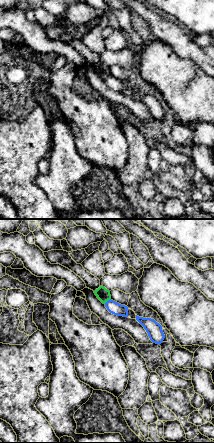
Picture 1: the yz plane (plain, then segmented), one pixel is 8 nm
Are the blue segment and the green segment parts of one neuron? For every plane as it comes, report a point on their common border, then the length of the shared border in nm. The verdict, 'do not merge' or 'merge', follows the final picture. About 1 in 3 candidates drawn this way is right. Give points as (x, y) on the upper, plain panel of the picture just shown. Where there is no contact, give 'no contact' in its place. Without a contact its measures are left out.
meets blue at (108, 76); contact 70 nm long

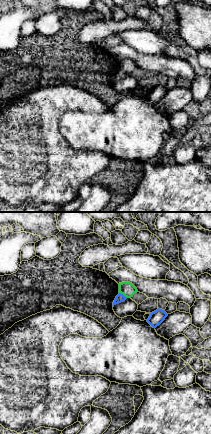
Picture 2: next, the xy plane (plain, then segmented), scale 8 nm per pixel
meets blue at (122, 70); contact 80 nm long

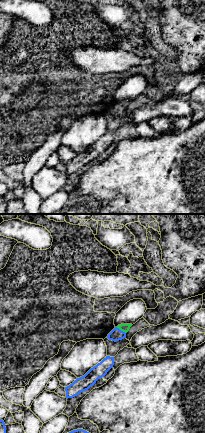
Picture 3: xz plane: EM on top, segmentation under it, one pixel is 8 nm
meets blue at (120, 106); contact 90 nm long

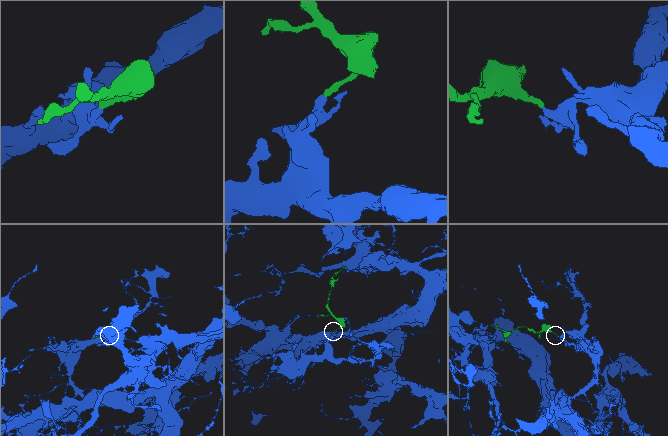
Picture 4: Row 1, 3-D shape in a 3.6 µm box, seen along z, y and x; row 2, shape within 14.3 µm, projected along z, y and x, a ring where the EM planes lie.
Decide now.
do not merge

